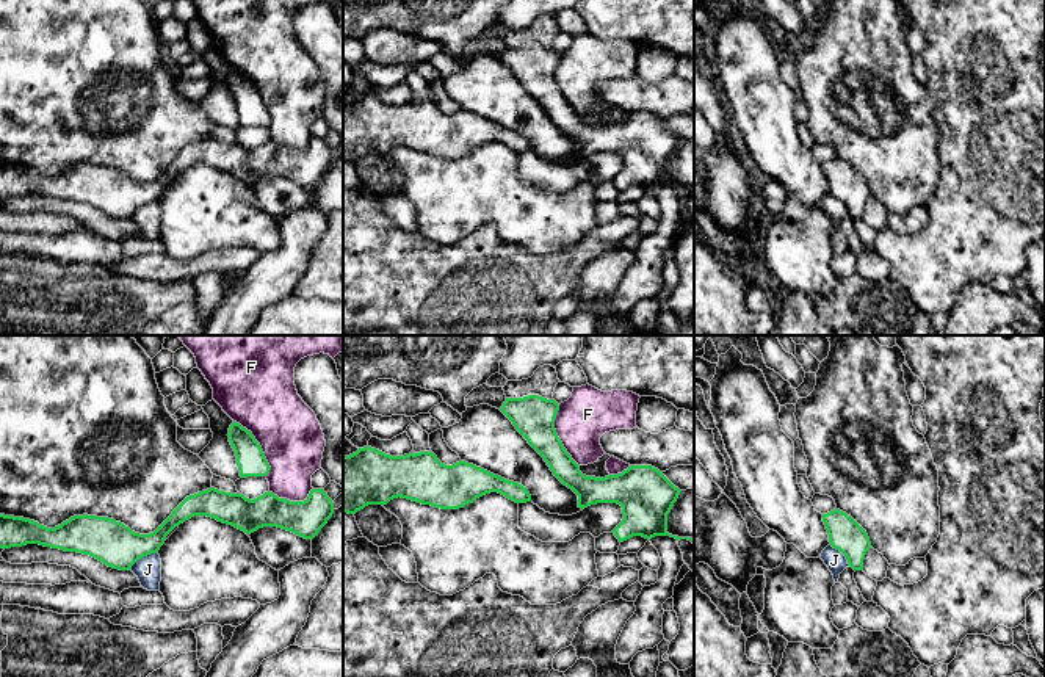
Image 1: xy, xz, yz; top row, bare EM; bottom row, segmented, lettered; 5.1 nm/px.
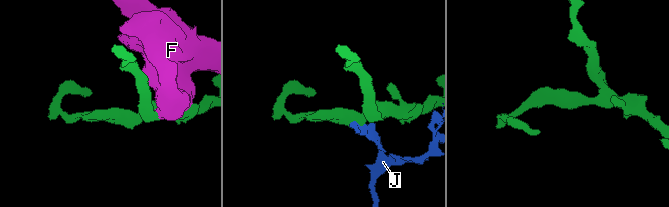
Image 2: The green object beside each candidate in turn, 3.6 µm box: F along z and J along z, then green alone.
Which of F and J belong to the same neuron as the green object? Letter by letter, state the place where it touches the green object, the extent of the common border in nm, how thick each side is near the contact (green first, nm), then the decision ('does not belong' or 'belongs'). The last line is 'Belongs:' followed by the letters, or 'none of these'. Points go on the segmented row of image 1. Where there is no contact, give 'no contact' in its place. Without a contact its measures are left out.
F: meets green in xy at (259, 445); contact 340 nm long; 150 nm thick on the green side, 360 nm on the other; does not belong
J: meets green in xy at (143, 557); contact 180 nm long; 220 nm thick on the green side, 140 nm on the other; does not belong
Belongs: none of these

